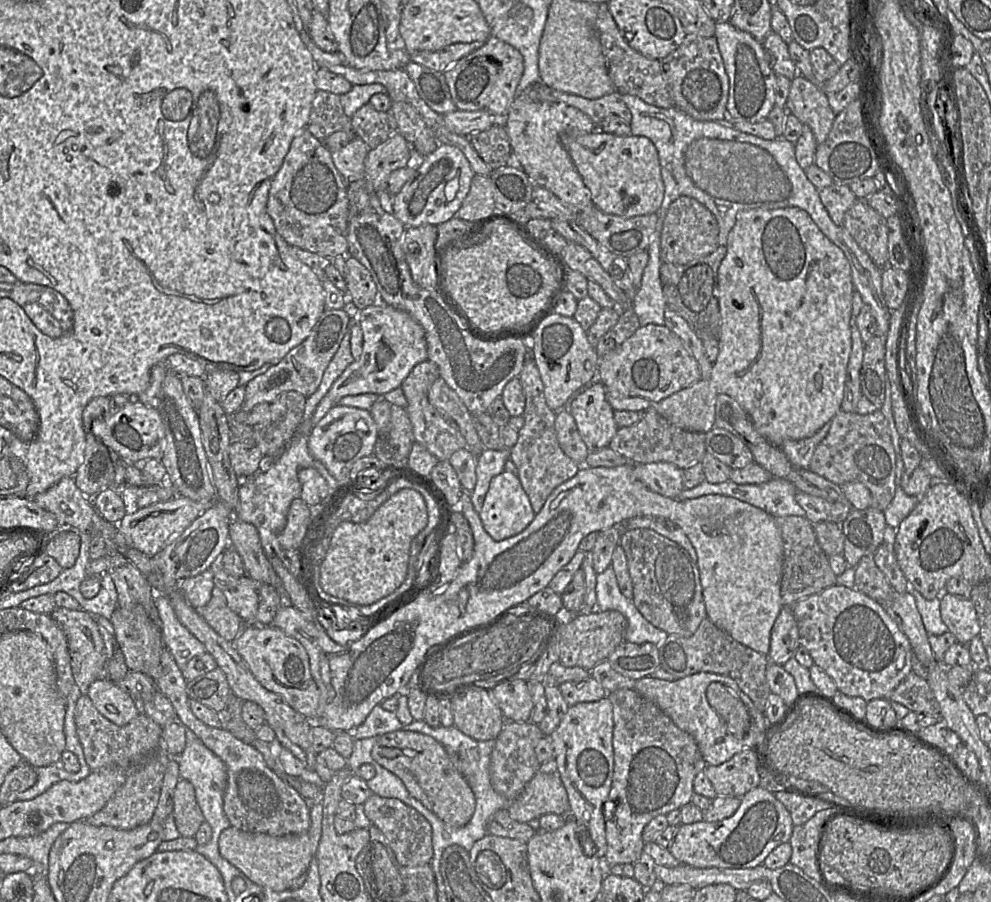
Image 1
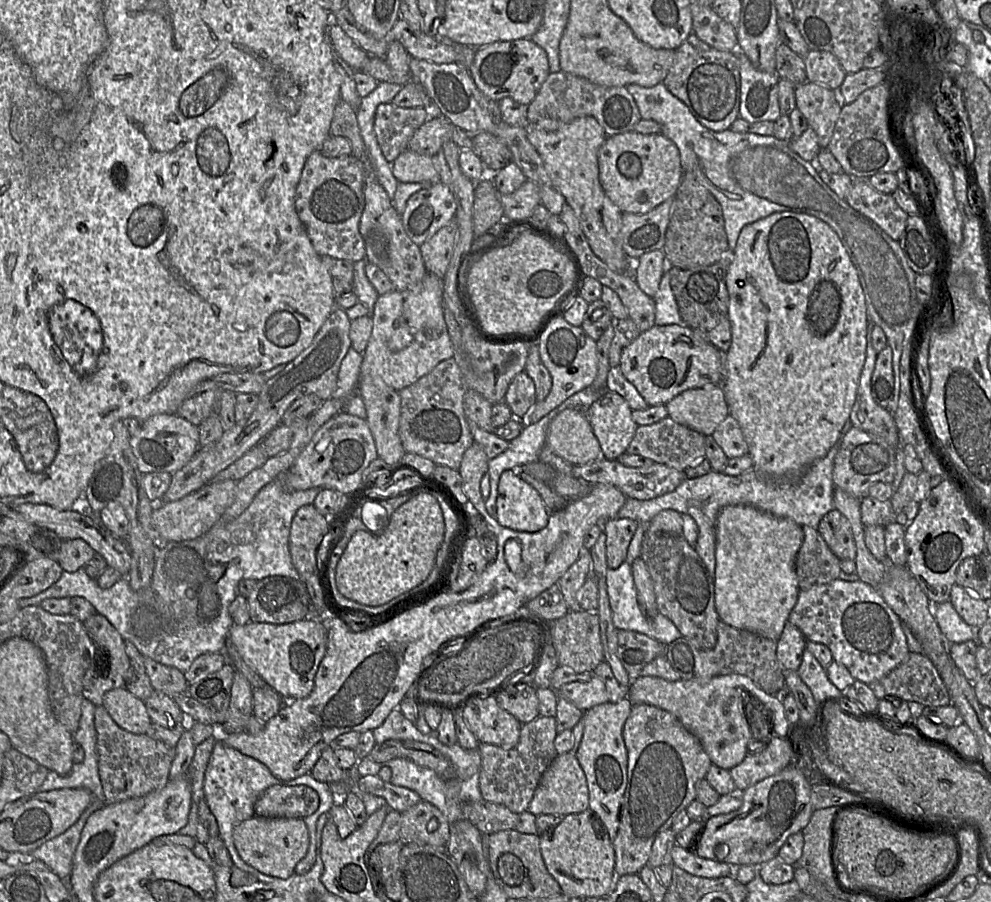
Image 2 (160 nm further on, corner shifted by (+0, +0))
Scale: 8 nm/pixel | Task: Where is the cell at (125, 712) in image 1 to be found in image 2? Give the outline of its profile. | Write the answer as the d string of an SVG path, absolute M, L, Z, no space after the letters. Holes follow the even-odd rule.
M125 687L107 691L103 697L102 706L115 723L128 732L146 734L152 723L144 701Z

